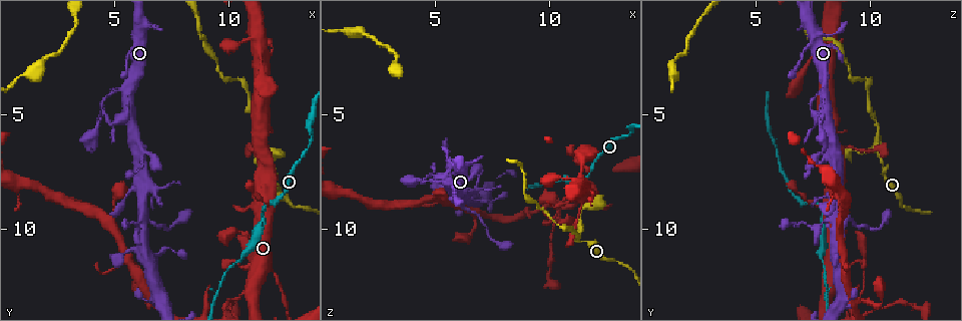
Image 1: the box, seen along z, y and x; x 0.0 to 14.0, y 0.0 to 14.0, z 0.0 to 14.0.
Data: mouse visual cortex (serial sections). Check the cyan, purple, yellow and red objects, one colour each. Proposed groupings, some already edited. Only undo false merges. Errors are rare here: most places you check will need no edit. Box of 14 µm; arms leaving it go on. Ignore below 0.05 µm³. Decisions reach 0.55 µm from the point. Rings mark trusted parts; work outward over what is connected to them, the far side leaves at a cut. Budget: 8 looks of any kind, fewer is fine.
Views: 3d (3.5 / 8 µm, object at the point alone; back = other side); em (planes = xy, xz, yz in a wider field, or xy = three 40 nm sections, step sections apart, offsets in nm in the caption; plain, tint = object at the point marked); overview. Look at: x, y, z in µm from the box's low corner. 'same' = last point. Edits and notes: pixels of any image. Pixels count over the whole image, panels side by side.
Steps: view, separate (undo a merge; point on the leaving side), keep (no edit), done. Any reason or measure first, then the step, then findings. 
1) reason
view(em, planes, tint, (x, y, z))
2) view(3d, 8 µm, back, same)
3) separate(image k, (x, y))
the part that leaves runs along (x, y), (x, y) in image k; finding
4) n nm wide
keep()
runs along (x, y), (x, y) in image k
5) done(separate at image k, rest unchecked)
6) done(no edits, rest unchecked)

arms run side by side
view(em, xy, step 1, tint, (6.3, 1.0, 7.3))

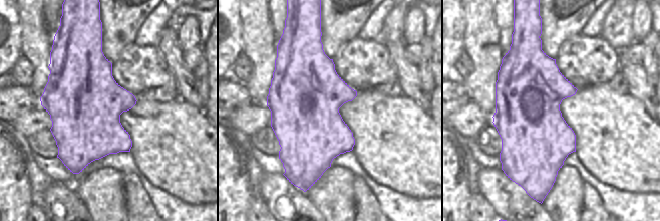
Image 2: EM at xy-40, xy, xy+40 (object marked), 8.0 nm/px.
view(3d, 3.5 µm, same)

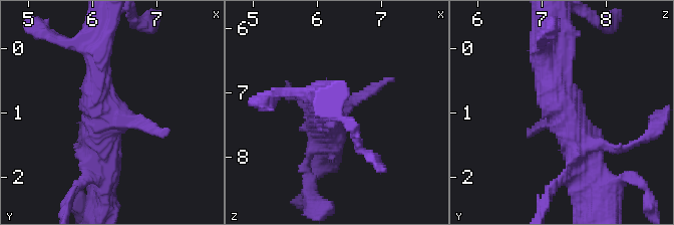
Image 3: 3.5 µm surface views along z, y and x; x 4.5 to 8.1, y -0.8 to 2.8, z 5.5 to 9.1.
keep()
runs along (331, 138), (322, 118), (393, 78) in image 3; all the same cell

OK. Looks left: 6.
three-way junction
view(3d, 3.5 µm, (11.3, 6.4, 10.2))

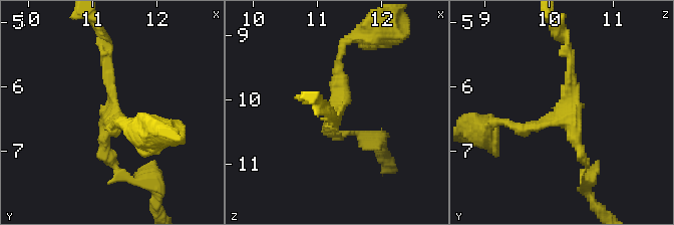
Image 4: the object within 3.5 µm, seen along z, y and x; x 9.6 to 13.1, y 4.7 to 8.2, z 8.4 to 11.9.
3 arms; arms of 150, 150, 200 nm; need the tissue
view(em, xy, step 3, plain, (11.25, 6.45, 10.35))

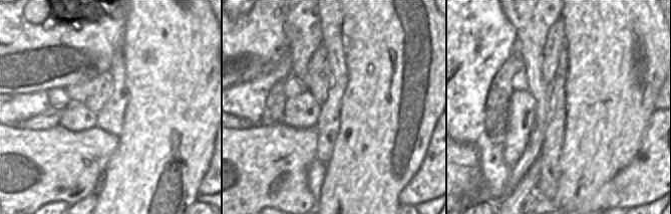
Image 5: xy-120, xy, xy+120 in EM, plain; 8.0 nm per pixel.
view(em, xy, step 3, tint, same)

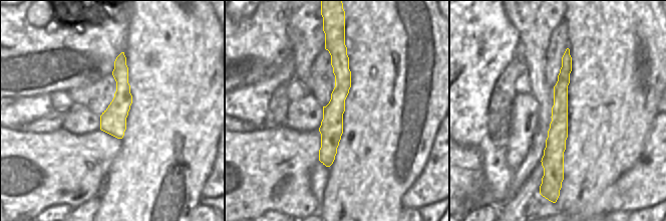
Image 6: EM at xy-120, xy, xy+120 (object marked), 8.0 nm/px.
190 nm wide
keep()
runs along (583, 171), (565, 109), (568, 48) in image 4; all the same cell

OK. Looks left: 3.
sharp bend
view(3d, 3.5 µm, (10.6, 3.5, 10.0))

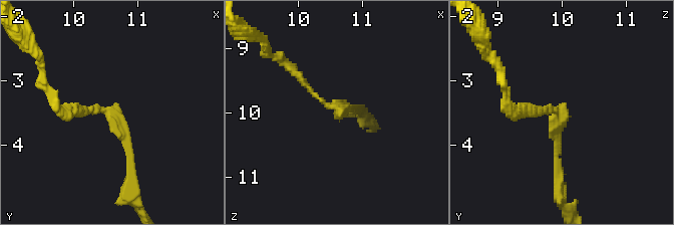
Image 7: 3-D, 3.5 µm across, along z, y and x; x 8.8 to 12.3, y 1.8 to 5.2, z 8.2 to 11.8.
now the EM
view(em, xy, step 5, tint, (10.50, 3.45, 9.90))

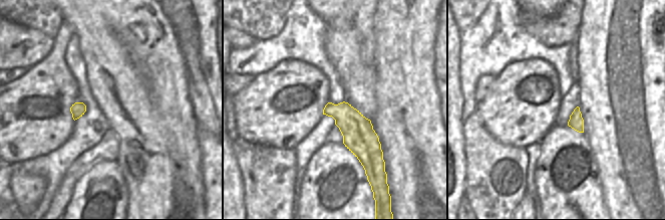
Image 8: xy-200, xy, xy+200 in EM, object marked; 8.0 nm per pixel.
keep()
runs along (354, 108), (326, 105), (280, 59) in image 7; continuous, no second cell

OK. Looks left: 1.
done(no edits, rest unchecked)

